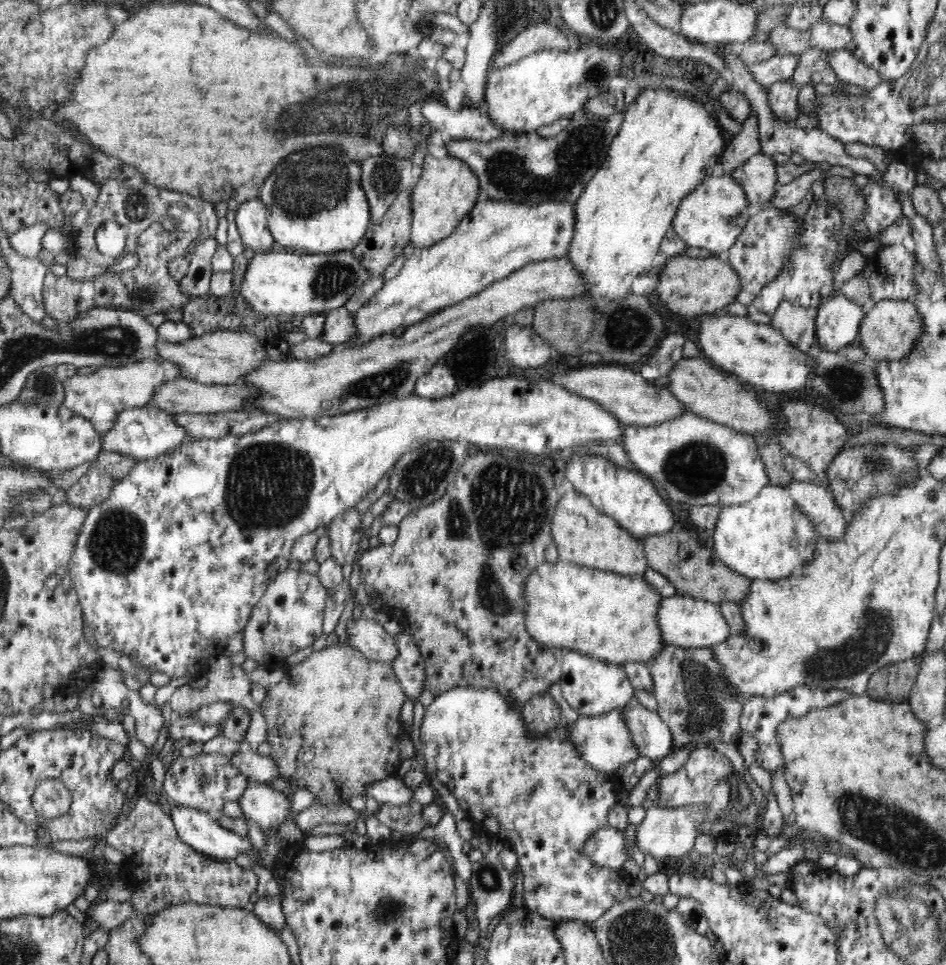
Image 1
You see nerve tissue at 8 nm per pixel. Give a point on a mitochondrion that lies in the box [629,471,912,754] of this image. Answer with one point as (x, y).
(873, 637)

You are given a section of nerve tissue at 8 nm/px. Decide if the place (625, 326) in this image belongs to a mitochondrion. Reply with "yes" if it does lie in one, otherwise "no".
yes

